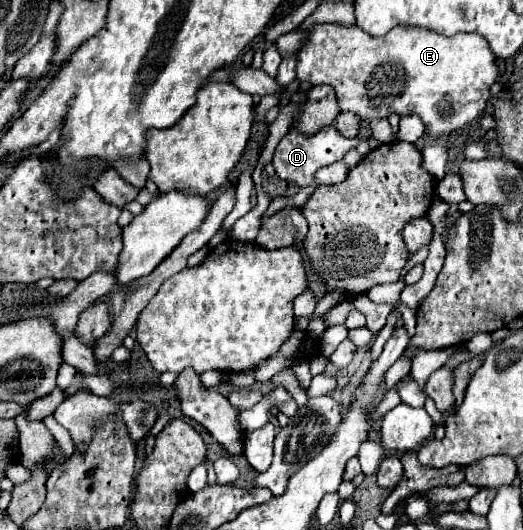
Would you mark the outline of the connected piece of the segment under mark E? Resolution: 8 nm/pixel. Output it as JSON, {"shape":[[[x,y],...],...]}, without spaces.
{"shape":[[[320,23],[310,27],[308,37],[296,53],[296,77],[310,85],[332,85],[336,89],[336,101],[340,111],[354,113],[362,123],[374,119],[388,119],[392,113],[418,115],[424,121],[426,133],[420,137],[420,151],[424,141],[436,141],[436,137],[448,135],[456,129],[466,127],[482,115],[490,97],[488,89],[498,77],[496,59],[484,37],[476,33],[456,33],[452,37],[436,33],[434,29],[420,29],[414,25],[398,25],[384,37],[372,37],[358,25]]]}

